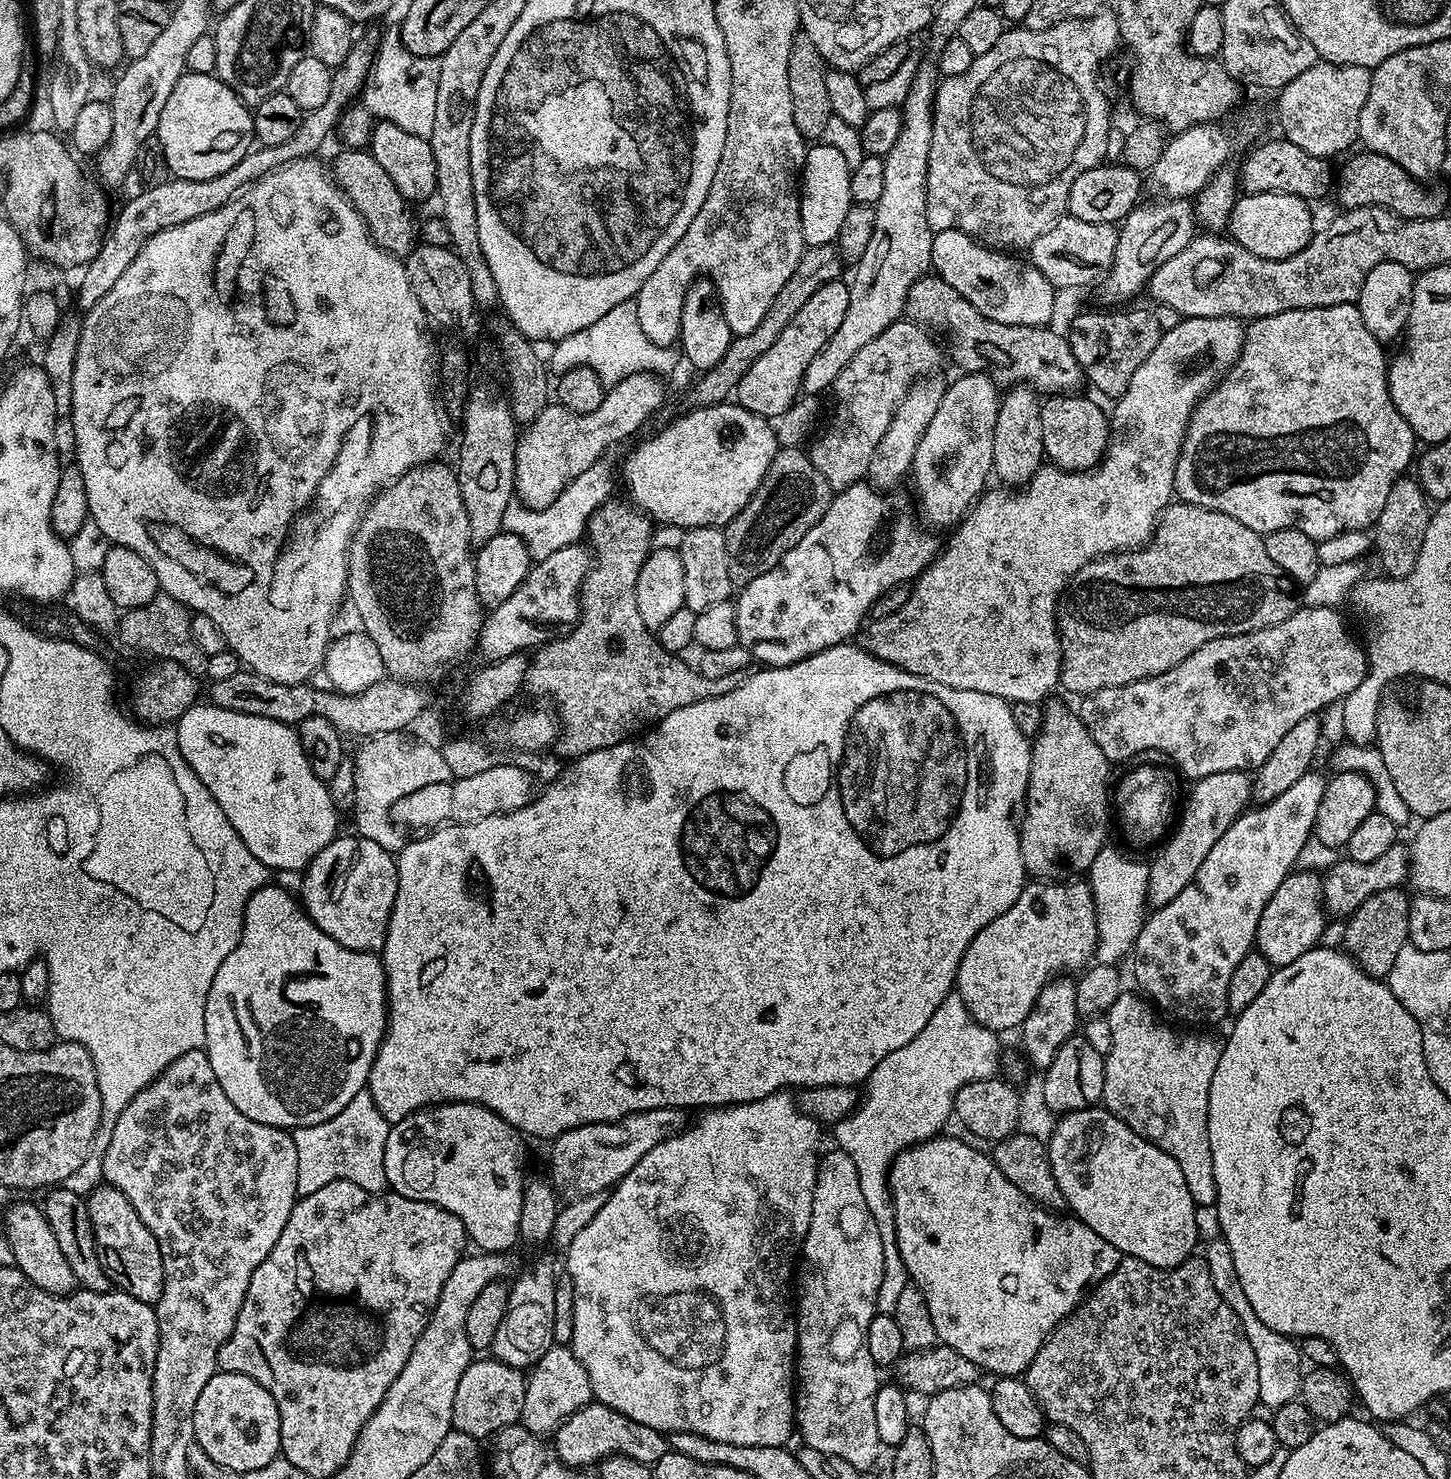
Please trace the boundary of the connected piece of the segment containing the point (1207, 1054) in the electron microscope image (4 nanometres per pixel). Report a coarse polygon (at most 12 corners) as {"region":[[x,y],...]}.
{"region":[[1143,995],[1106,1014],[1106,1107],[1215,1204],[1208,1095],[1223,1043]]}

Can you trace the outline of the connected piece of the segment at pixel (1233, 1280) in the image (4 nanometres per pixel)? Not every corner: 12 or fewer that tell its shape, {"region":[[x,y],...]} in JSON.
{"region":[[1207,1243],[1214,1290],[1238,1314],[1258,1358],[1260,1404],[1297,1399],[1302,1381],[1295,1339],[1254,1314],[1230,1246]]}

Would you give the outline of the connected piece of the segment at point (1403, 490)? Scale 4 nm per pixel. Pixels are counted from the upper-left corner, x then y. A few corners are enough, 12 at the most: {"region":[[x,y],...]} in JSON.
{"region":[[1399,477],[1372,528],[1389,579],[1413,570],[1430,516]]}

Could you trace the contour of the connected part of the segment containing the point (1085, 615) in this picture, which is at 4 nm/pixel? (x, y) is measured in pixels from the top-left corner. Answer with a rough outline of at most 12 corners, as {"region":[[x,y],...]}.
{"region":[[1173,502],[1058,605],[1083,698],[1298,607],[1264,536]]}

